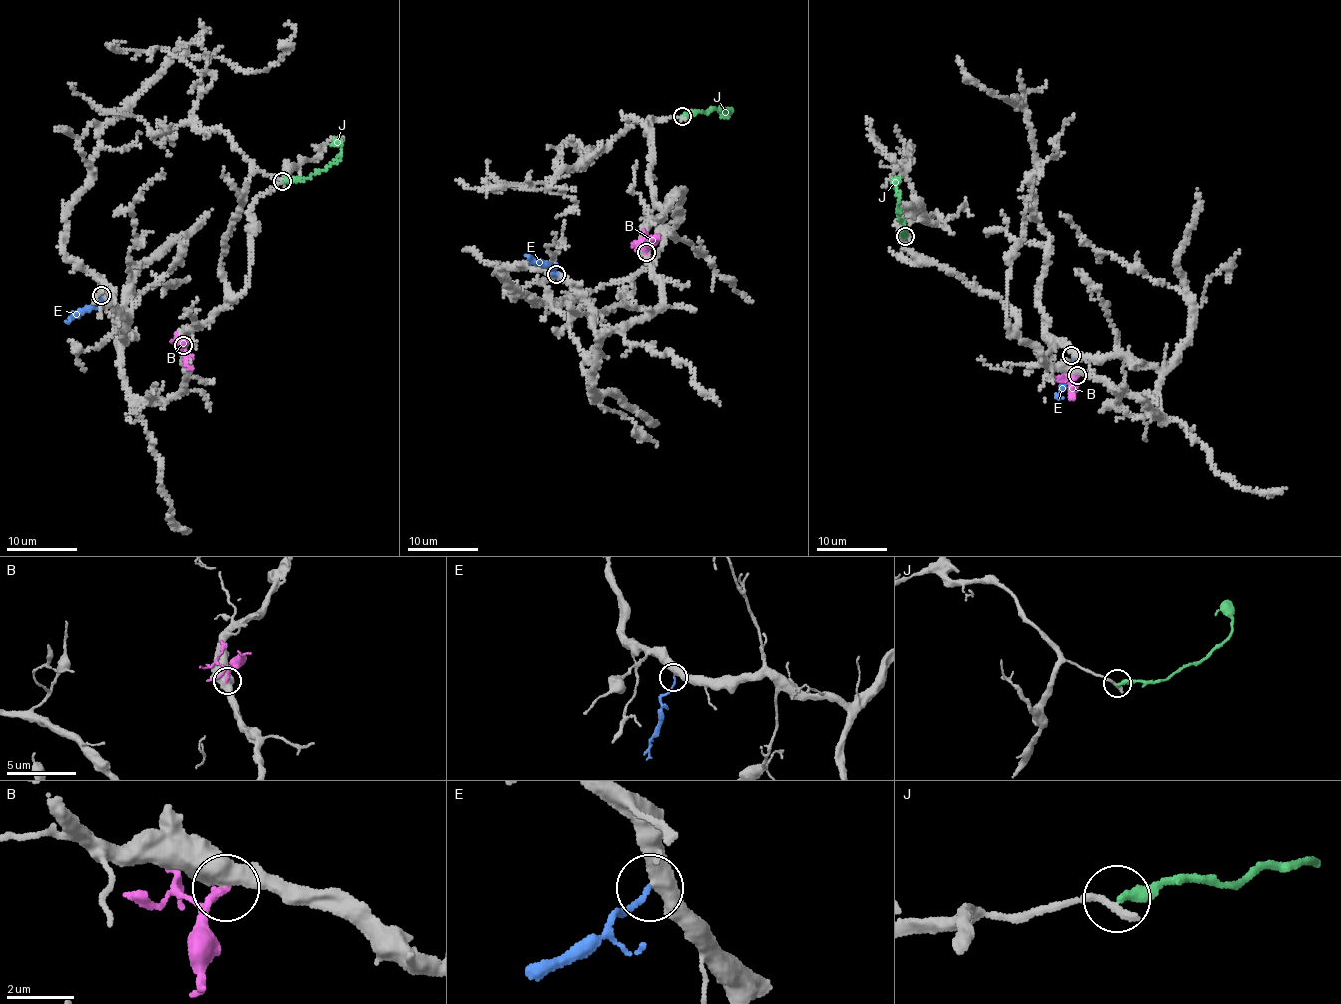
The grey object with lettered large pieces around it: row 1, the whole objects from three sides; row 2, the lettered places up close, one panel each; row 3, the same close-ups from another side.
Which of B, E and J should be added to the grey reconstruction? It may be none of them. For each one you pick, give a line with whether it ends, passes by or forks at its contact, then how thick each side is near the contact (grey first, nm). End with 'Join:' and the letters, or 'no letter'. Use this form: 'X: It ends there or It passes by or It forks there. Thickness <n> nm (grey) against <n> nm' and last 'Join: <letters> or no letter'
E: It ends there. Thickness 440 nm (grey) against 140 nm
Join: E

